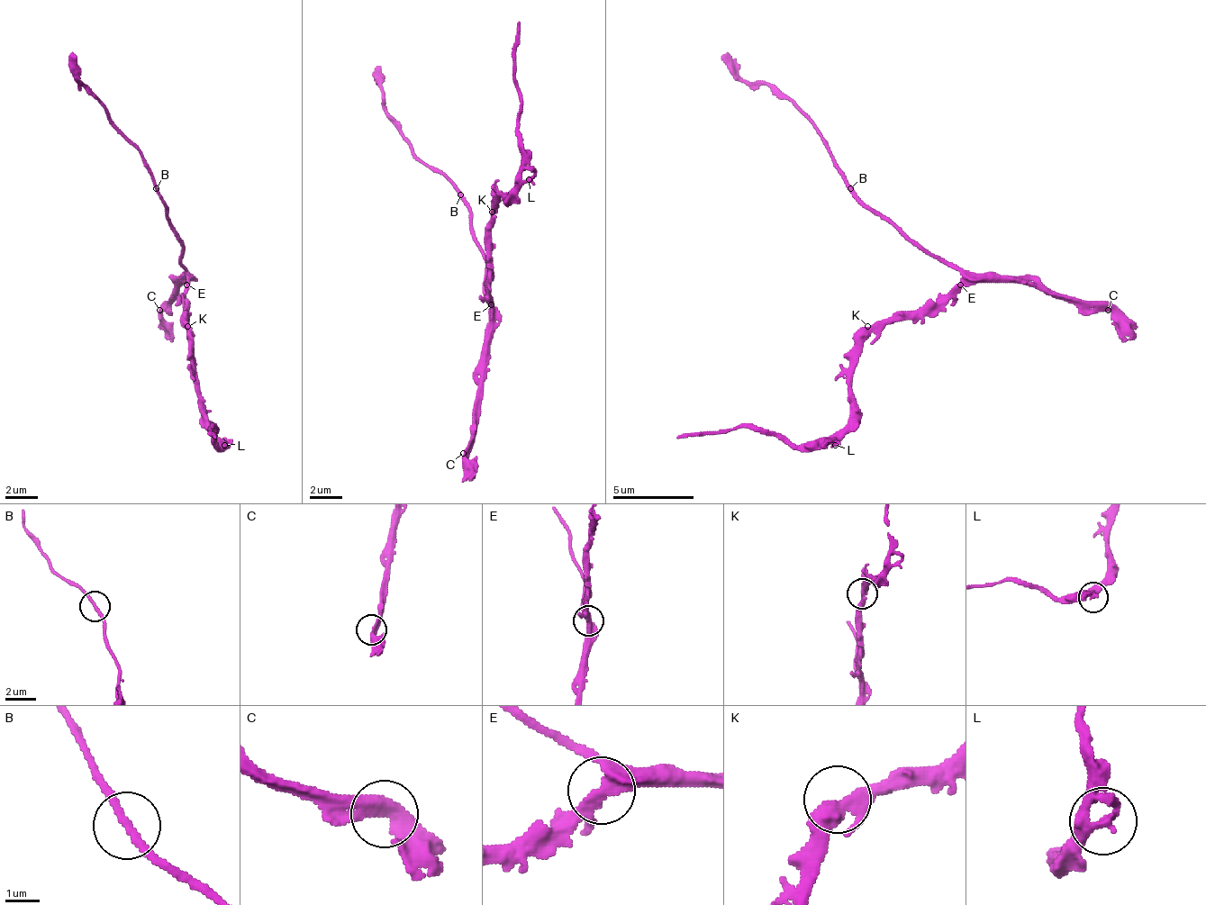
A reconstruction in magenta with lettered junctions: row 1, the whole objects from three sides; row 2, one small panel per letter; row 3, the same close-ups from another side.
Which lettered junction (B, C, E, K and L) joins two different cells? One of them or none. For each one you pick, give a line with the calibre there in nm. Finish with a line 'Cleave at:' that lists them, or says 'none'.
Cleave at: none

